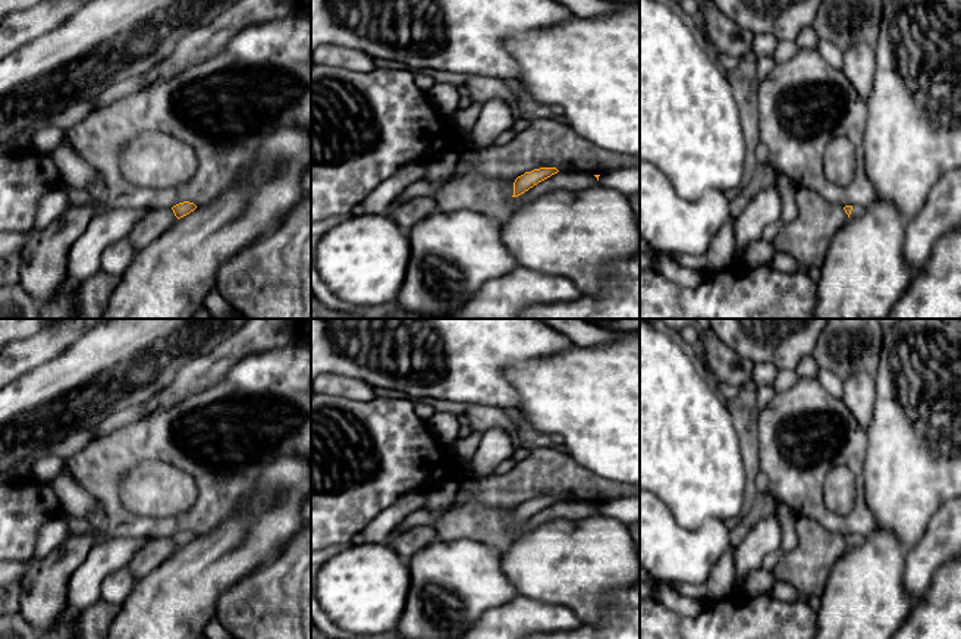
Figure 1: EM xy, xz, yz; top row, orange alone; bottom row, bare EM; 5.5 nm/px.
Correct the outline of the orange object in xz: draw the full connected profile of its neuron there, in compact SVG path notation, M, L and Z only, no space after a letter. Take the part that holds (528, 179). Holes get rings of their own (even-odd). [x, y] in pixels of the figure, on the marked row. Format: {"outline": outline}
{"outline": "M540 167L531 172L525 172L524 175L518 176L514 182L514 195L518 197L537 185L538 182L550 178L552 175L558 173L556 167Z"}

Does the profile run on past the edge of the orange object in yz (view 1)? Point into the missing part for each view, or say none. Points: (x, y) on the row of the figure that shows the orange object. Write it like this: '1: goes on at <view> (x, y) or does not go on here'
1: goes on at yz (857, 210)

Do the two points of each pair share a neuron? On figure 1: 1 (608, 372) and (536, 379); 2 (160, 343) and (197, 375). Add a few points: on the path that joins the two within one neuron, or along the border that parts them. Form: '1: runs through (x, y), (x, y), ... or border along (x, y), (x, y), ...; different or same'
1: runs through (590, 379), (553, 379); same
2: border along (214, 347), (187, 363), (162, 390); different

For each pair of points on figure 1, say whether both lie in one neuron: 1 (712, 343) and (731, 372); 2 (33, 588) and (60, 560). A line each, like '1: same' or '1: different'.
1: same
2: same

